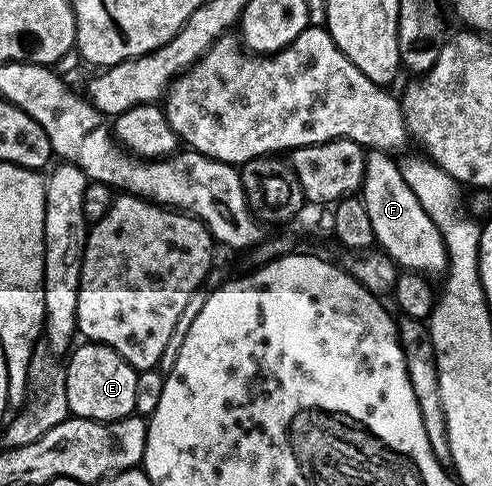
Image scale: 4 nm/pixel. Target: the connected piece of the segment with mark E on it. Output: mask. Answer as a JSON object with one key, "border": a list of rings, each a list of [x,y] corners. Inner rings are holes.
{"border":[[[82,343],[76,349],[69,354],[70,362],[64,365],[70,413],[93,421],[115,421],[131,416],[138,405],[139,370],[132,368],[119,353],[112,351],[112,347],[107,345]]]}

